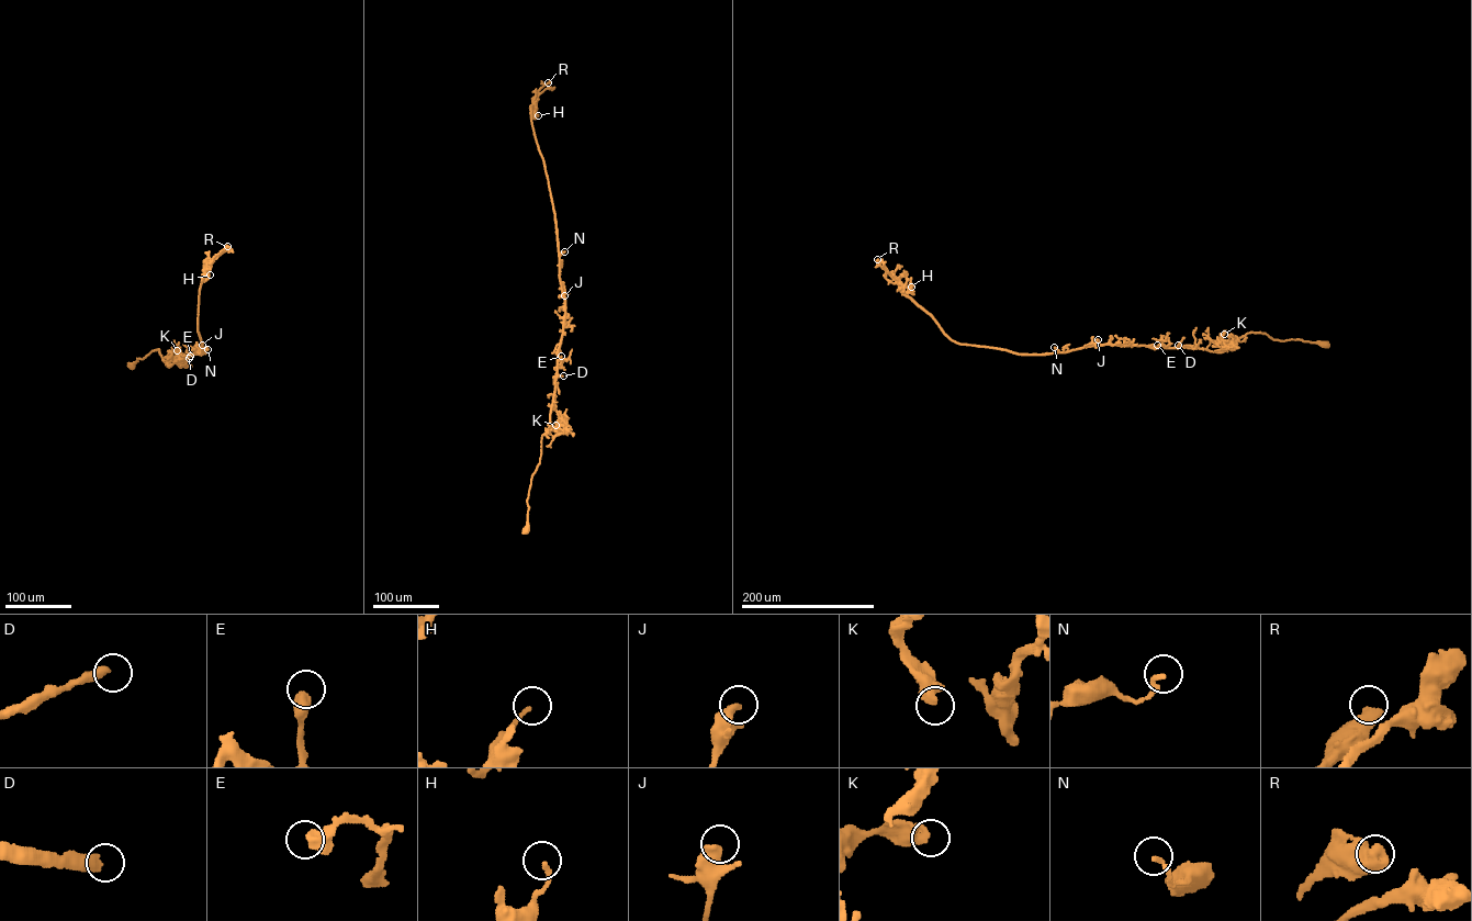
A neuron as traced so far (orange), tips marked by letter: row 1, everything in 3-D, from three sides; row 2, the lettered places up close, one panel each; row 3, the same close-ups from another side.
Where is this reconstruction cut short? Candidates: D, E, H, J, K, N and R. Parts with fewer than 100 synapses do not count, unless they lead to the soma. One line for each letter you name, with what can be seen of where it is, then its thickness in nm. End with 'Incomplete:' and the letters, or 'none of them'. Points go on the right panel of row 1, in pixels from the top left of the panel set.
D: place (1178, 345); calibre 440 nm
Incomplete: D

